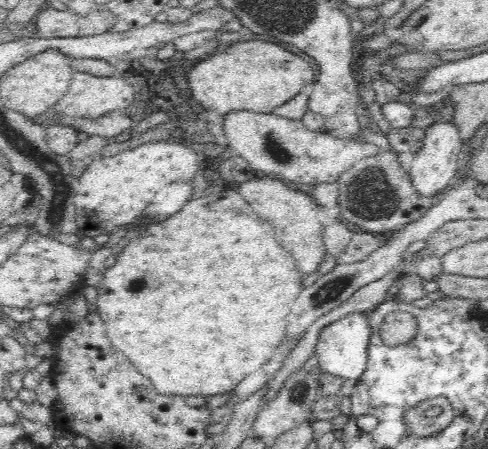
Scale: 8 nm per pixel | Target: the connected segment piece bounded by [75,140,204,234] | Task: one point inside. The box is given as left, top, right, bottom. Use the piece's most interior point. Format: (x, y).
(114, 191)

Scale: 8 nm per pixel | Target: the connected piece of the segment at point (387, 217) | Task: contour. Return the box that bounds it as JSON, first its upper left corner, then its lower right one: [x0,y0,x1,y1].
[339,151,434,233]

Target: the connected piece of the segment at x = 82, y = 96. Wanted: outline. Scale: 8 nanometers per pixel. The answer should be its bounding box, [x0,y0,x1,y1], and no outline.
[54,71,134,119]

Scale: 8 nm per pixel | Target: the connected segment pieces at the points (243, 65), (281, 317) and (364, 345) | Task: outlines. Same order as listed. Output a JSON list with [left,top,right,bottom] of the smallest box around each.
[[186,39,314,116],[96,186,302,396],[317,312,371,381]]

